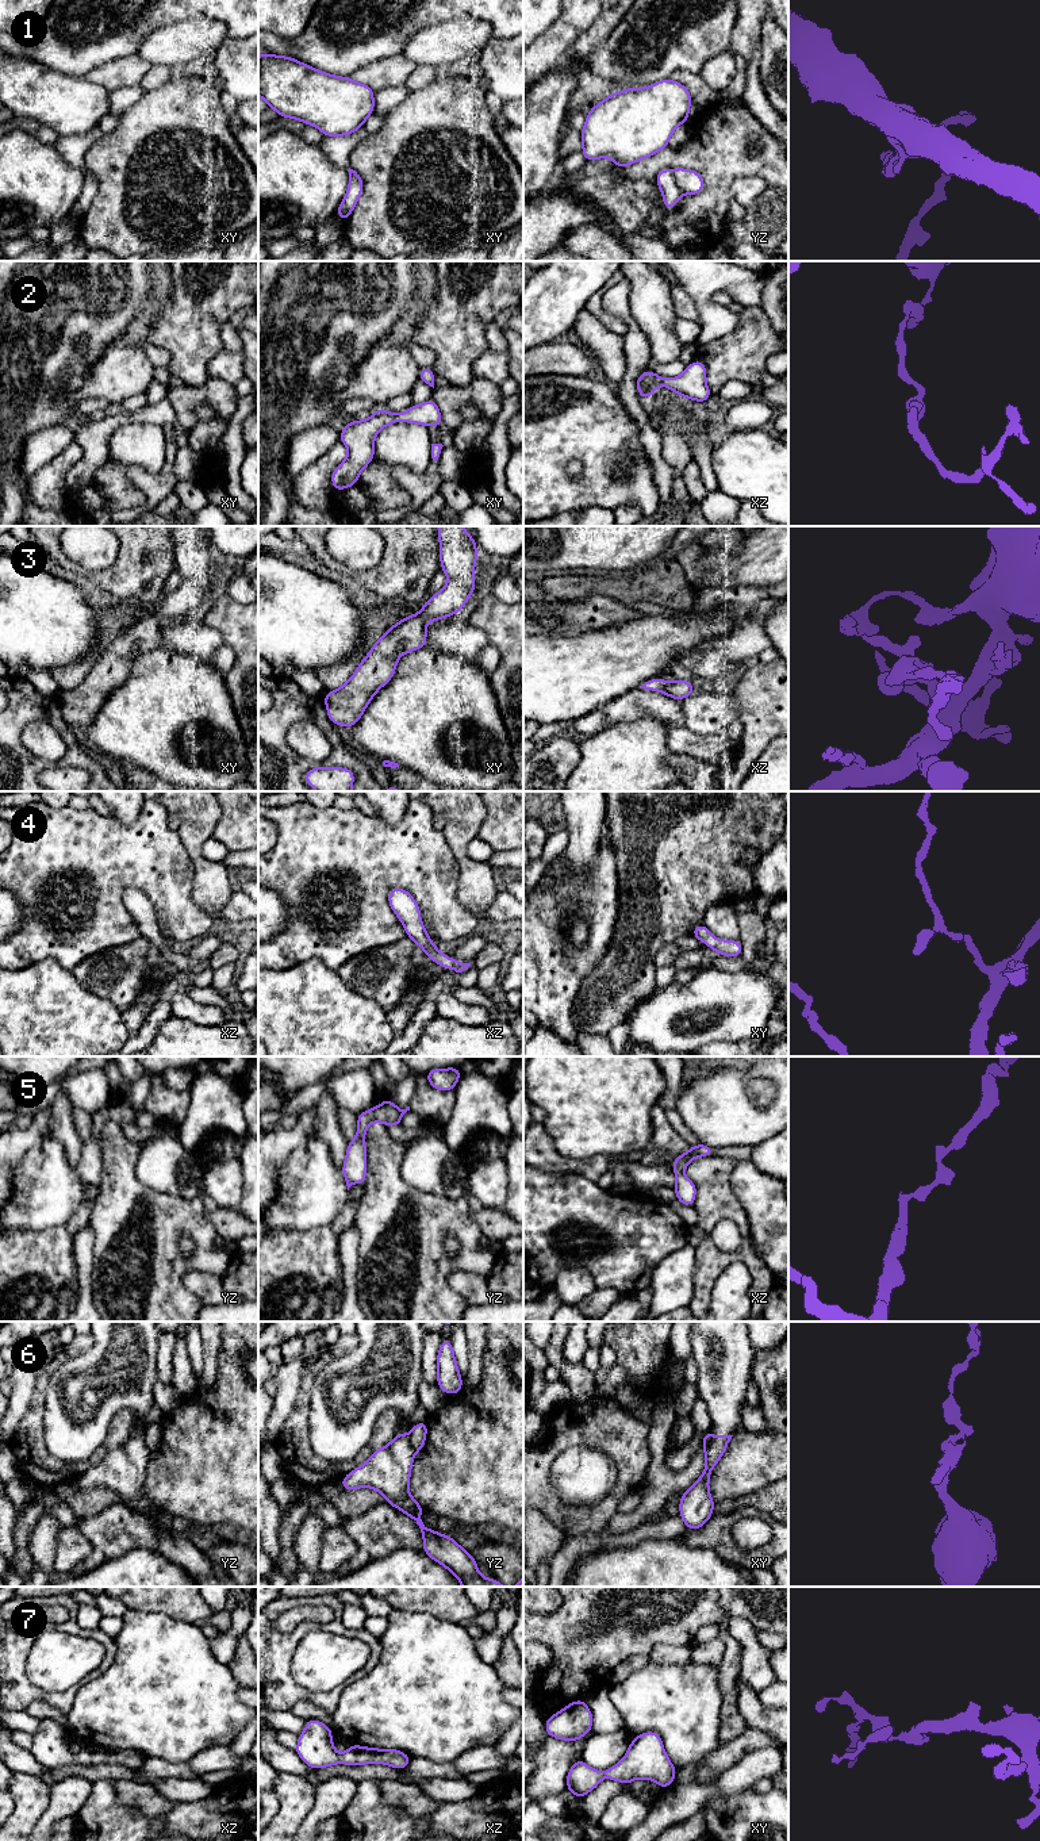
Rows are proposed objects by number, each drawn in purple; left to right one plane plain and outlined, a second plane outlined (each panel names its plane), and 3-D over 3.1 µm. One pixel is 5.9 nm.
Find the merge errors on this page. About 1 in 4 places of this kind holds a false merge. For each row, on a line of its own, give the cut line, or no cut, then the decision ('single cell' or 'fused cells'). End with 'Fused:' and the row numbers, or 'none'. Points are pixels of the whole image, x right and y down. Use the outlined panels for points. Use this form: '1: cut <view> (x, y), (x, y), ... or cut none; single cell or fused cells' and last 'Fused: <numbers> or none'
1: cut yz (671, 171), (675, 184), (682, 194); fused cells
2: cut none; single cell
3: cut none; single cell
4: cut none; single cell
5: cut none; single cell
6: cut yz (409, 1435), (410, 1445), (417, 1452); fused cells
7: cut none; single cell
Fused: 1, 6

